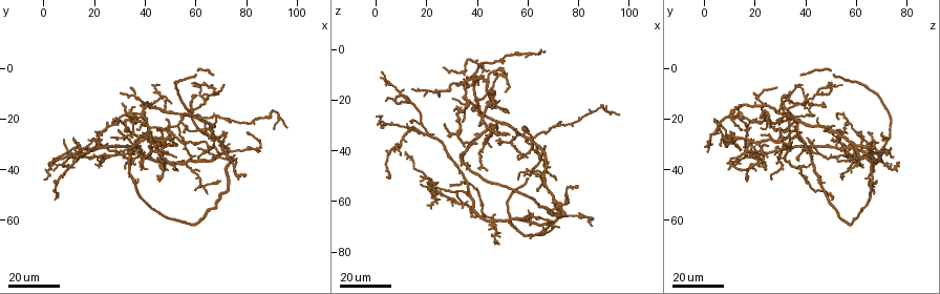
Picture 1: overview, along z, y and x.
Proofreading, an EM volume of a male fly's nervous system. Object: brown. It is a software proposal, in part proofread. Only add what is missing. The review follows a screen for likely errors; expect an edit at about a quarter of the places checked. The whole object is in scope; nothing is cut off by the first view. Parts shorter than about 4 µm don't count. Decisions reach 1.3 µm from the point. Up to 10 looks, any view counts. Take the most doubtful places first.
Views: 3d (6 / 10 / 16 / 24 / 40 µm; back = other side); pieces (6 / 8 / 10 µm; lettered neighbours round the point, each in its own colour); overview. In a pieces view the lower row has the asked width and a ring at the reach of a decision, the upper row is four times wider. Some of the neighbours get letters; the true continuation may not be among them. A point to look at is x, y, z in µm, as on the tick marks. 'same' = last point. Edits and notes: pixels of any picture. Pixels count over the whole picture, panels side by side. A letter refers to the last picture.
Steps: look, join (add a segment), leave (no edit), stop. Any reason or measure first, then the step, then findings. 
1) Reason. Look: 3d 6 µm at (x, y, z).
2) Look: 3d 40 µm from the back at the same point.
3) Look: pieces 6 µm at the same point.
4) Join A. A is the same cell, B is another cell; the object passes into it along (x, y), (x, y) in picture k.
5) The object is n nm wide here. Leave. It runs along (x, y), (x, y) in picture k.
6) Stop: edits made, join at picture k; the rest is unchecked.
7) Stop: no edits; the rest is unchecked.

End of a long branch. Look: 3d 24 µm at (67, 3, 38).

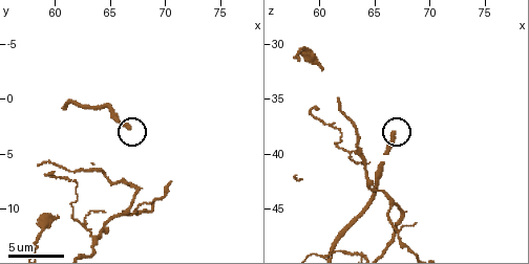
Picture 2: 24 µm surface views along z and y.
Look: pieces 10 µm at (66.8, 2.6, 38.2).

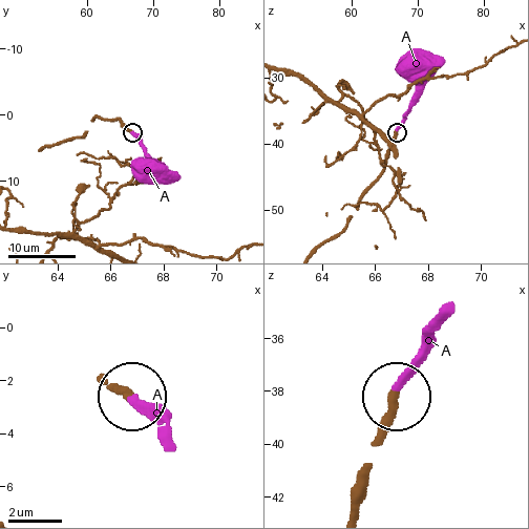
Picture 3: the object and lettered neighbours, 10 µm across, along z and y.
Join A. A is the same cell; the object passes into it along (362, 473), (388, 395), (434, 314) in picture 3; it goes on there.

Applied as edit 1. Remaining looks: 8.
Look: overview.

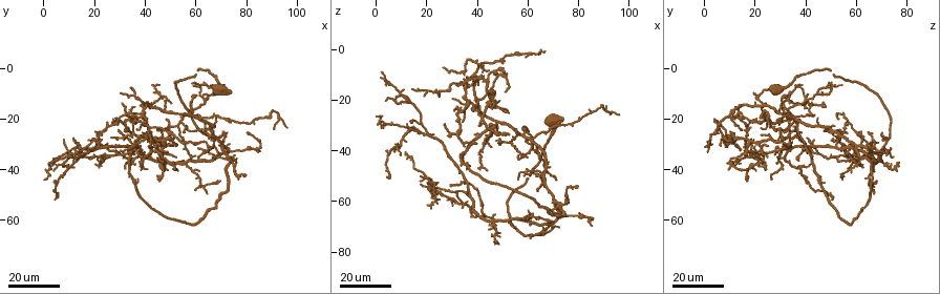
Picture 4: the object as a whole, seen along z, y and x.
Tapers out. Look: 3d 24 µm at (79, 41, 53).

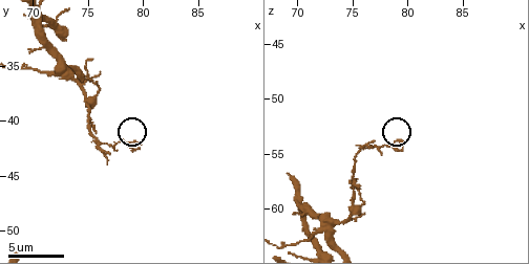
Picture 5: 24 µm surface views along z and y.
What lies round it. Look: pieces 8 µm at (79.6, 42.0, 54.0).

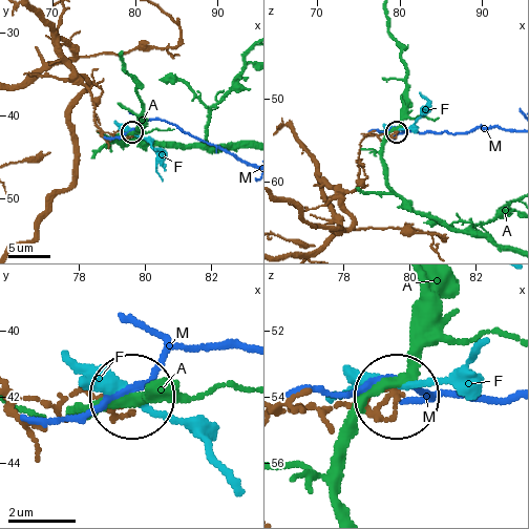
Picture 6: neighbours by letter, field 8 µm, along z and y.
Leave. A, F and M are other cells; no lettered segment goes on from it.

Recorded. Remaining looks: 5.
An open end. Look: 3d 16 µm at (66, 28, 71).

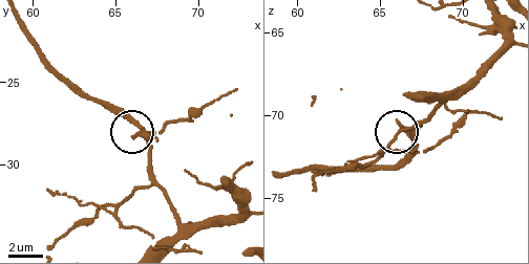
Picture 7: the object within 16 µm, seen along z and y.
See the neighbours. Look: pieces 6 µm at (66.0, 28.2, 70.4).

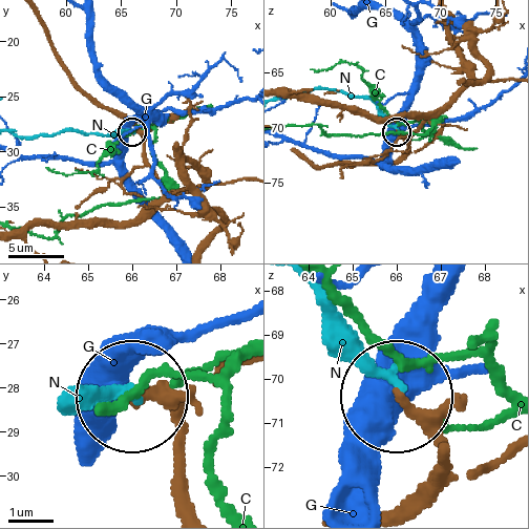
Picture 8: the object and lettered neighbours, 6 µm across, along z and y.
Leave. C, G and N are other cells; it runs along (449, 449), (397, 400) in picture 8; none of them fits.

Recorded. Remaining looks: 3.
Stops while still wide. Look: 3d 16 µm at (29, 24, 53).

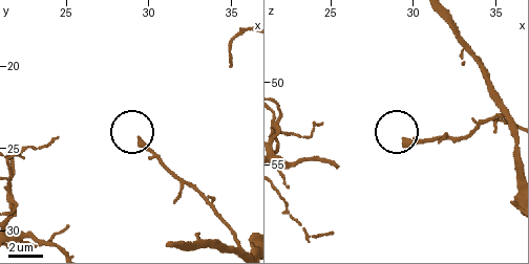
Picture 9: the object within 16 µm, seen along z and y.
What lies round it. Look: pieces 10 µm at (29.5, 24.5, 53.5).

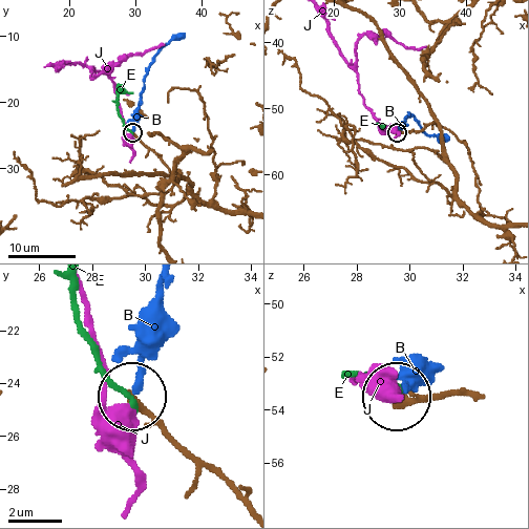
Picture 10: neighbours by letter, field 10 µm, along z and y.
Leave. B, E and J are other cells; it runs along (241, 500), (135, 401) in picture 10; no lettered segment goes on from it.

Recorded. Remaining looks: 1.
Stop: edits made, join at picture 3; the rest is unchecked.

